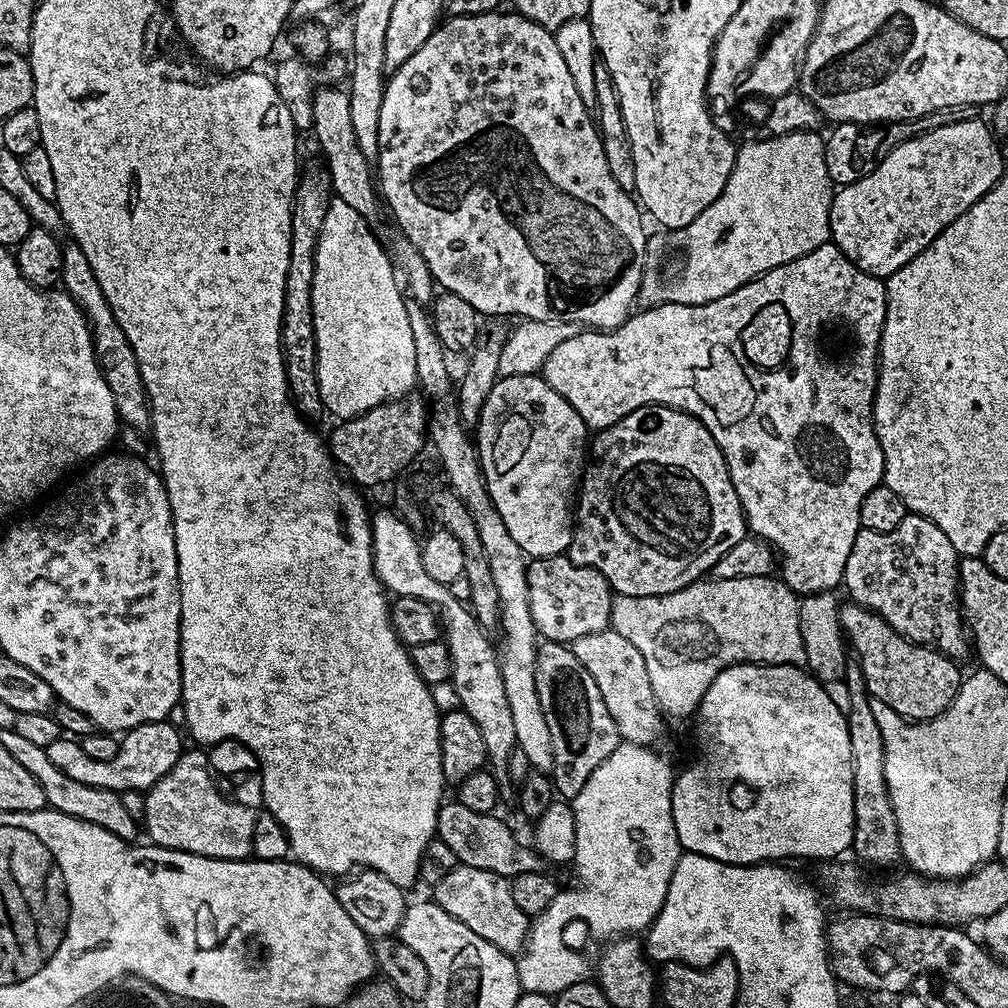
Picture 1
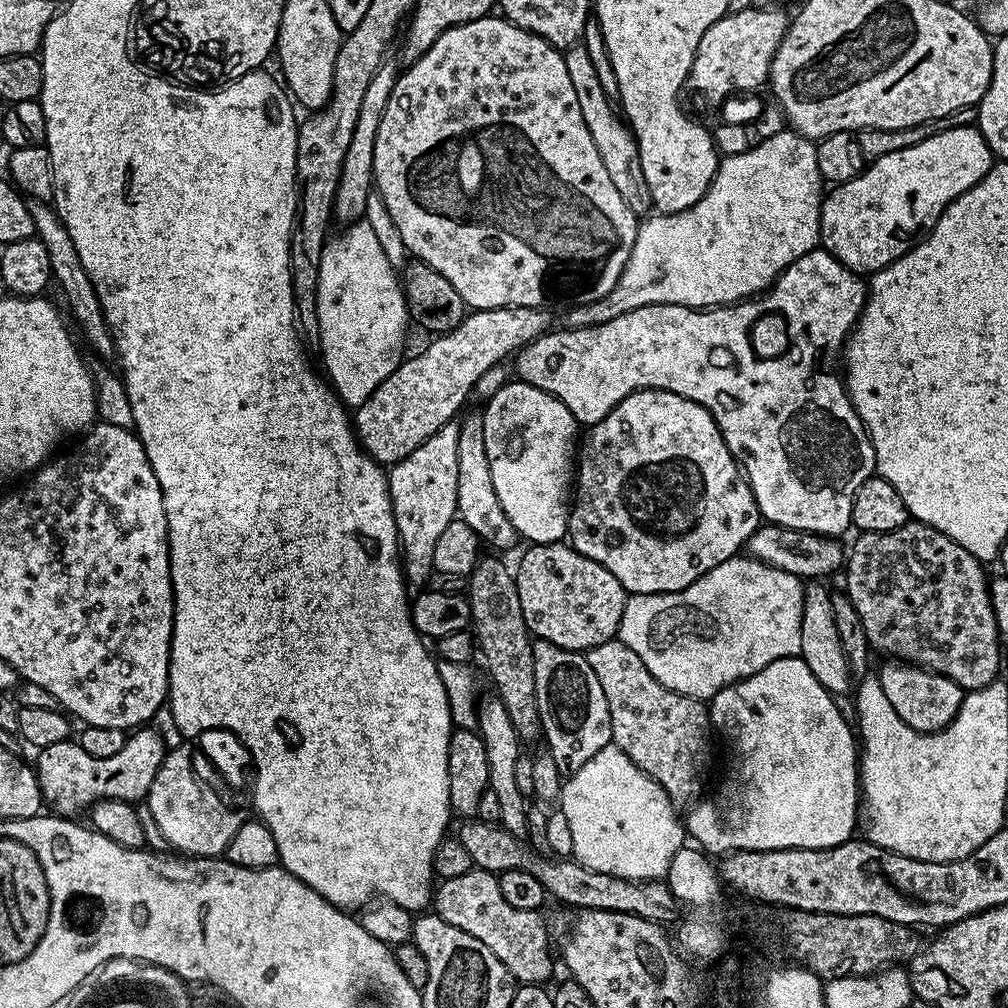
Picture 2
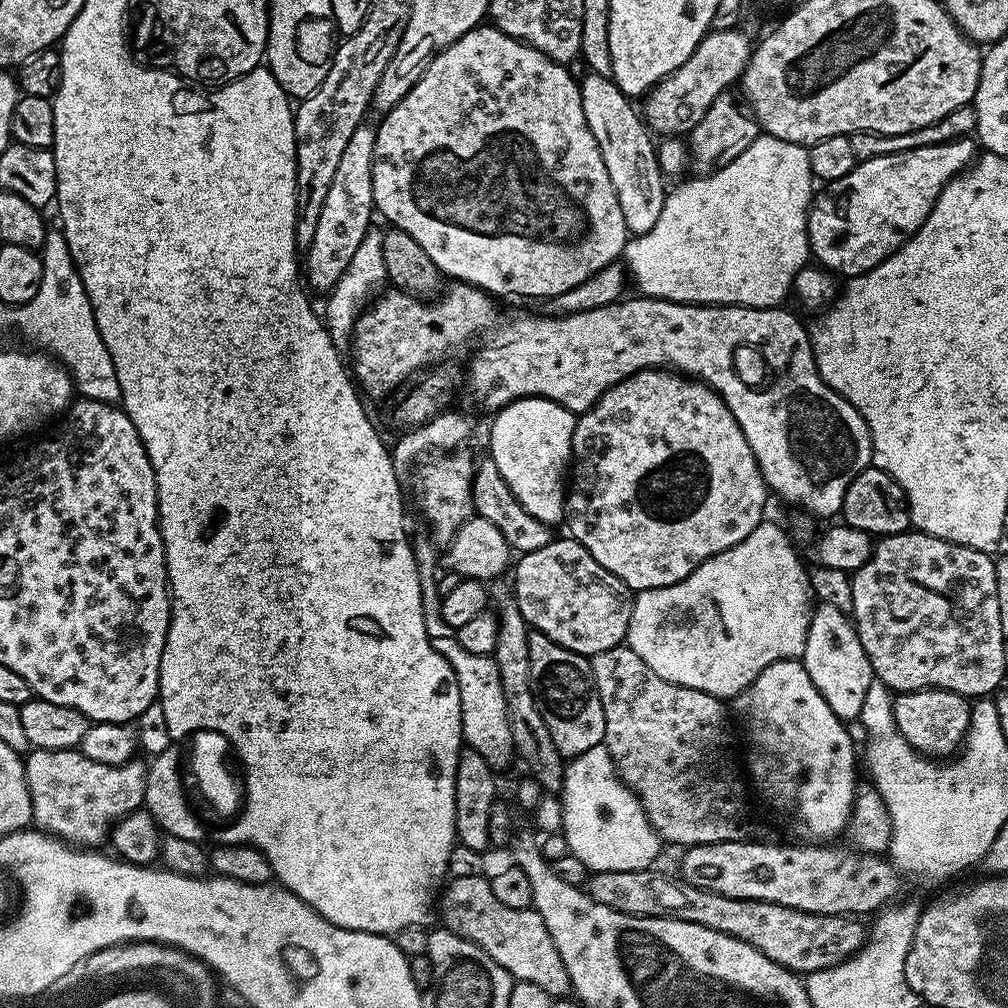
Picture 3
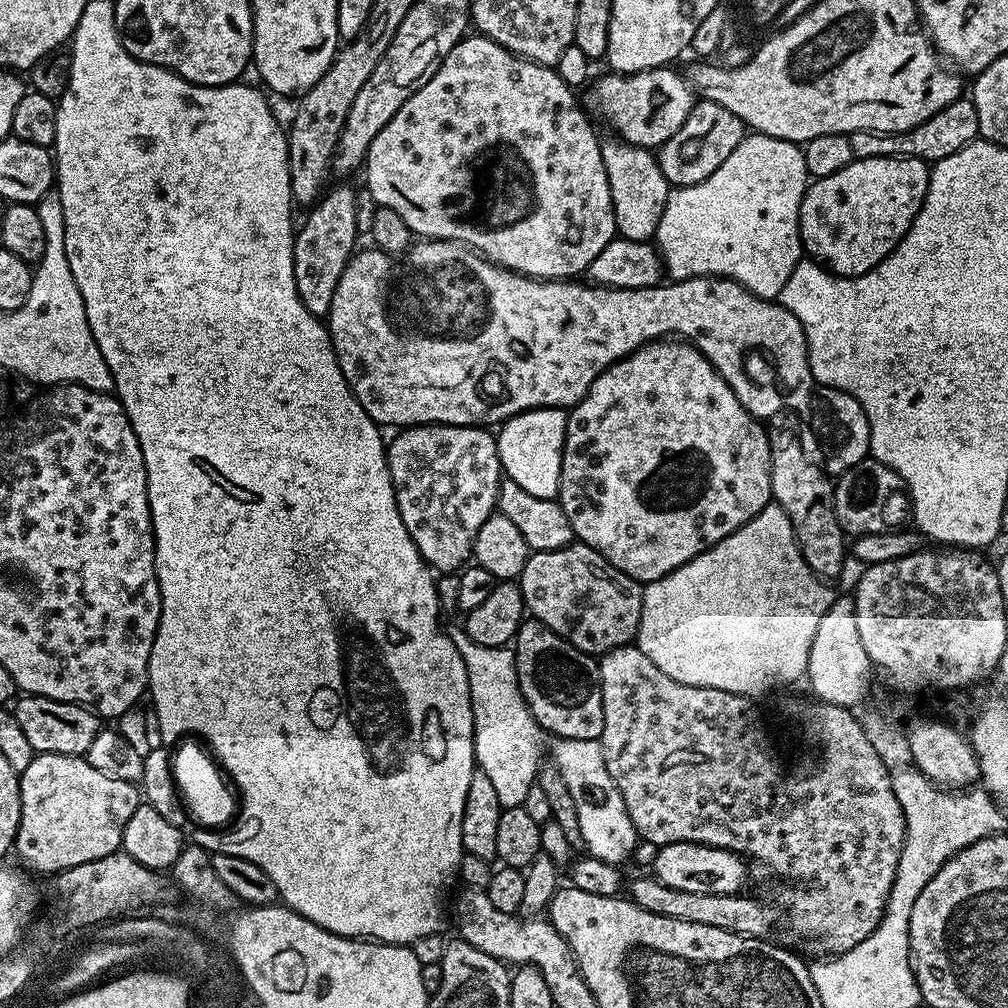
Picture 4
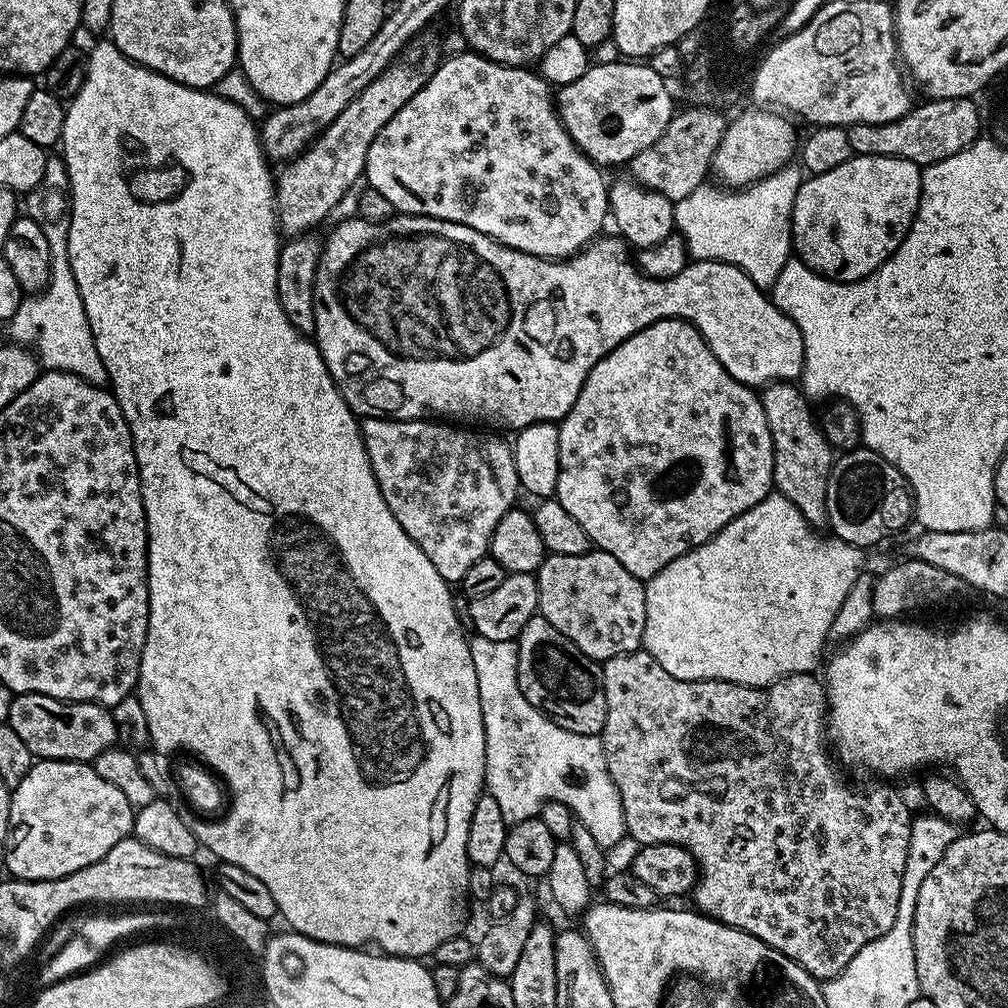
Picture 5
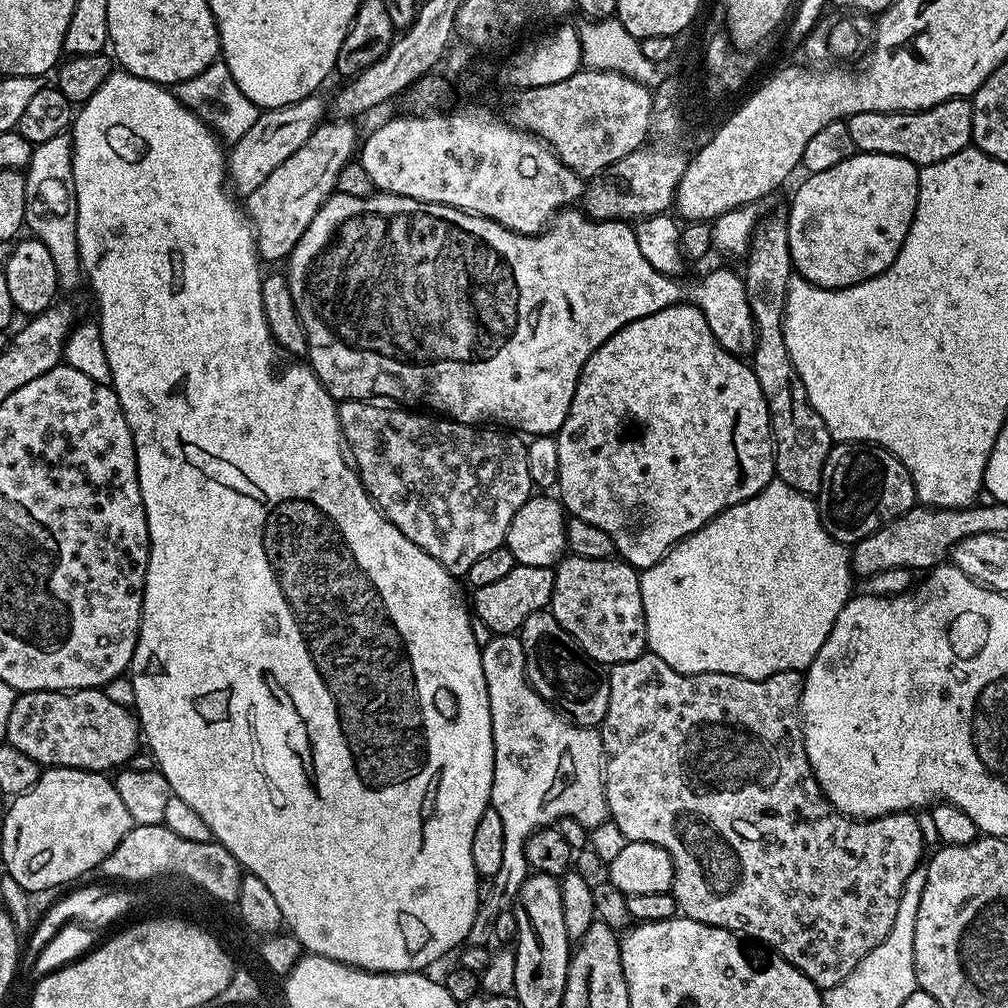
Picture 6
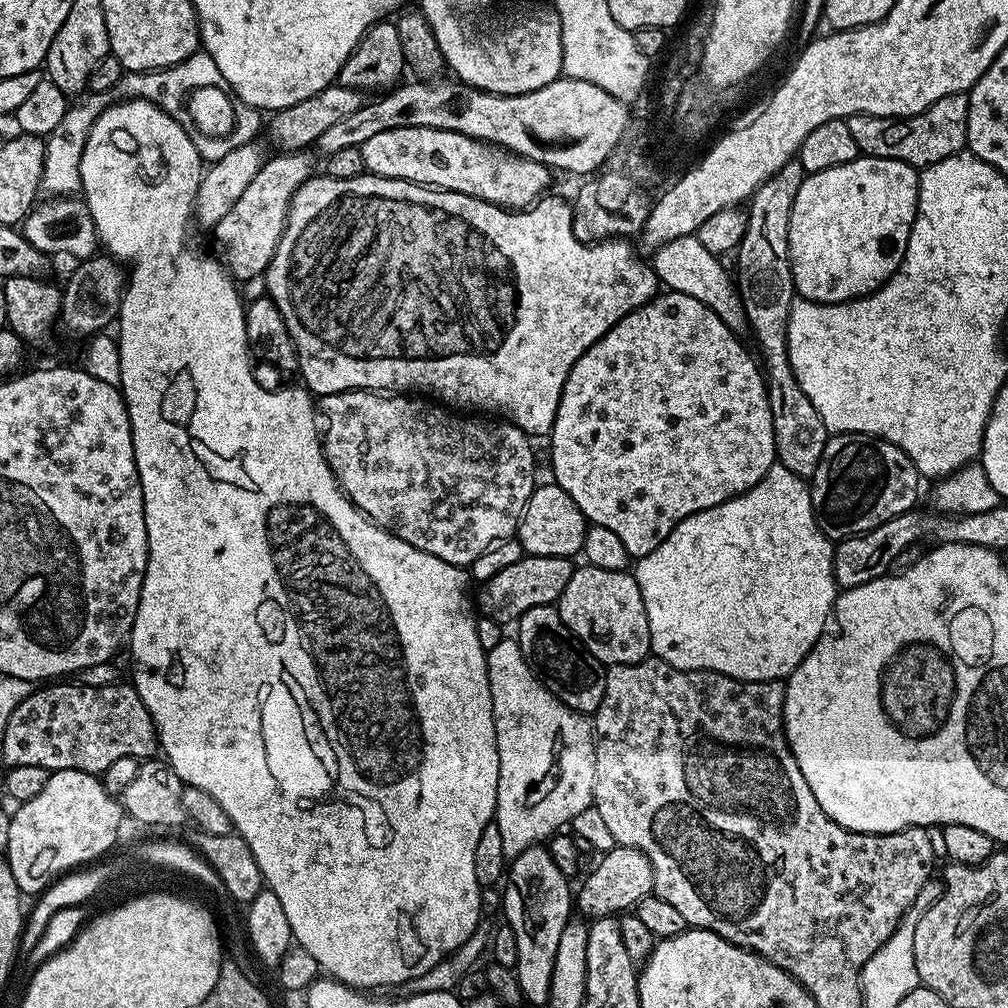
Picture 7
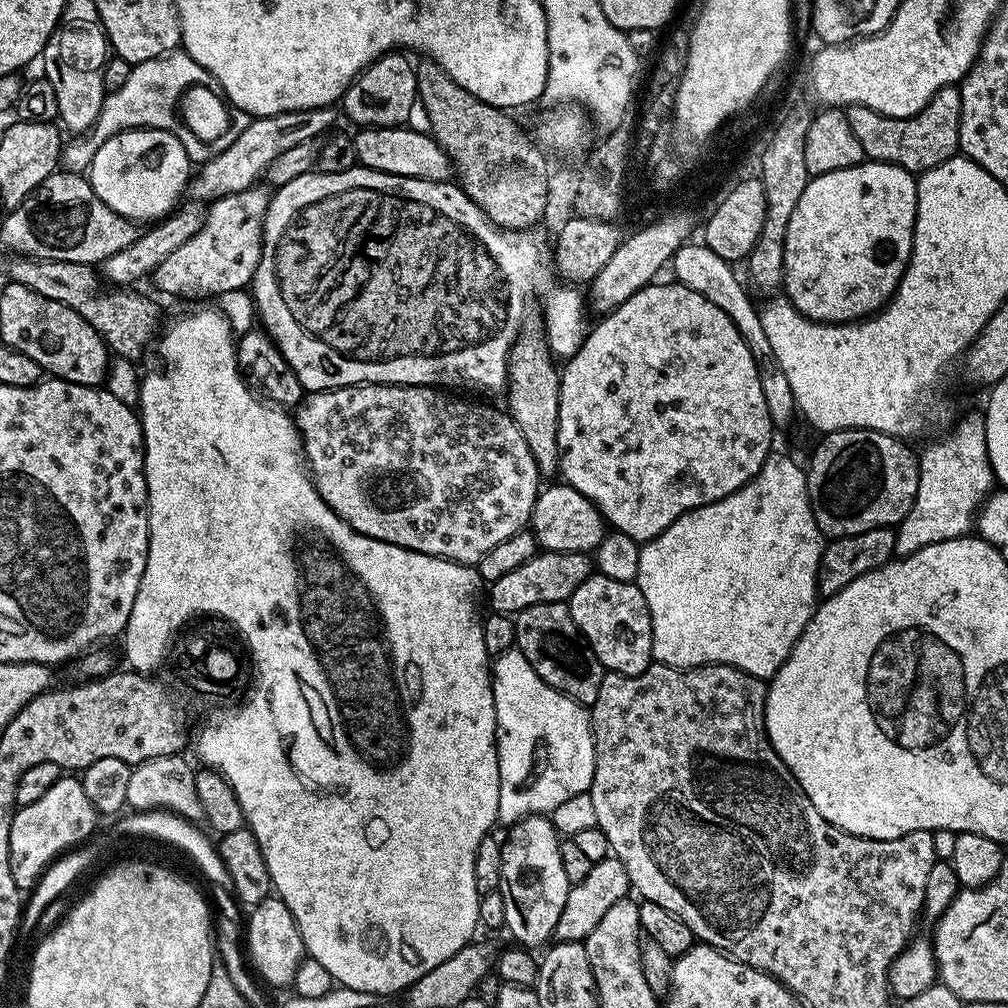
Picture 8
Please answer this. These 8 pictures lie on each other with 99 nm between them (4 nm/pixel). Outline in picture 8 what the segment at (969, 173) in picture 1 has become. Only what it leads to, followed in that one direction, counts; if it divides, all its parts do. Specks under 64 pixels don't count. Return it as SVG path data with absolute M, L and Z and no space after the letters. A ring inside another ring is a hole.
M865 162L809 179L790 226L786 226L783 295L804 316L822 324L847 324L863 320L884 307L896 293L912 258L916 225L917 177L896 164Z

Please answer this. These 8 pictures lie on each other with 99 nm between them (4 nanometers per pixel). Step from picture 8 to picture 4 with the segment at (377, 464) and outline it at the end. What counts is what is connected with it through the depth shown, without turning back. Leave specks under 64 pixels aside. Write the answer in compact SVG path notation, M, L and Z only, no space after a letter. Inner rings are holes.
M429 424L427 426L408 426L403 430L397 431L393 440L389 439L386 444L388 453L388 469L390 470L390 482L394 486L394 498L398 506L398 514L402 514L402 522L406 526L406 530L410 534L410 538L414 542L414 546L420 552L424 563L431 566L437 573L455 573L457 570L463 569L469 563L472 555L472 547L474 546L474 538L478 534L478 530L482 526L482 522L486 522L486 518L490 518L497 511L496 491L500 488L502 479L502 469L500 467L500 455L498 454L498 446L496 445L496 436L493 435L487 427L469 426L467 428L459 428L456 424Z

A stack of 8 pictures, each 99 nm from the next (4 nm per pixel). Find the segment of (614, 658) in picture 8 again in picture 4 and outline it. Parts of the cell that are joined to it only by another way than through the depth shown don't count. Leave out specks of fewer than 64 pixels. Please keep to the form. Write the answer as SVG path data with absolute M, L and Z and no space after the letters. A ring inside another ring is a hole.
M573 542L558 550L532 552L518 583L527 615L550 626L554 634L578 650L603 654L635 641L642 618L641 581L618 570L590 546Z

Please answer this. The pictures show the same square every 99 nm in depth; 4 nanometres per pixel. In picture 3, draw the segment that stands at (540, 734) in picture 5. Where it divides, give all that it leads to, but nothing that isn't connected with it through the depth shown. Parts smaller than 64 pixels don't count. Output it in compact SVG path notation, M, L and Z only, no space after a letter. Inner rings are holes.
M444 634L448 636L436 636L433 635L431 637L432 645L436 647L438 650L438 654L442 654L447 658L447 660L450 662L450 666L454 670L454 674L458 678L458 698L462 702L462 740L467 747L473 748L475 752L478 754L482 754L483 756L488 759L489 764L492 765L493 769L501 770L500 768L504 768L508 764L508 759L511 761L514 756L514 749L512 746L512 735L510 734L510 722L508 721L508 711L506 710L506 698L502 694L502 678L498 674L498 666L495 662L485 662L481 656L478 654L470 654L470 650L462 650L462 646L455 638L455 635L452 634ZM603 744L567 761L562 803L563 835L570 852L582 860L589 873L642 870L655 865L662 841L650 826L640 799L621 782L608 749Z

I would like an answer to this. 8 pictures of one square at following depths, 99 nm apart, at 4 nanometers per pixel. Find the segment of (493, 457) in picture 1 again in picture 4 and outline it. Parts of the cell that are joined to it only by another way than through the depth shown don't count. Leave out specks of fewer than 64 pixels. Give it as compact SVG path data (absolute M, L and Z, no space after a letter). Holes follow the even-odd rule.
M532 408L504 421L496 436L503 475L522 486L526 494L534 494L534 498L557 499L567 425L568 412L563 408Z

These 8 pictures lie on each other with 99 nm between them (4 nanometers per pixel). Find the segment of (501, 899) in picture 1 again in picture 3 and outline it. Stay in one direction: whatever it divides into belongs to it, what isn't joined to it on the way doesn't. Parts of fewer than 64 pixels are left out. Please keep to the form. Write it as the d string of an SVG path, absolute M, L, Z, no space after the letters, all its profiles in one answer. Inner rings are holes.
M483 875L470 878L449 879L438 900L438 916L441 916L443 927L449 932L458 934L467 940L473 940L479 948L498 966L502 966L511 974L513 981L525 980L542 990L550 997L566 996L572 992L570 974L566 974L566 962L562 962L562 954L558 954L558 946L554 946L554 938L550 938L550 930L546 930L546 922L536 913L535 908L510 909L505 903L494 898L490 879Z

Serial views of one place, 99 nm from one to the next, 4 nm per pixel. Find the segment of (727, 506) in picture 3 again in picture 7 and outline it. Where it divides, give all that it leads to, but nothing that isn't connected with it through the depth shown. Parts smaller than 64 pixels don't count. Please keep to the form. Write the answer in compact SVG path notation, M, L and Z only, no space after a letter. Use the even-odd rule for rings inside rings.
M668 290L622 317L603 338L582 354L582 358L578 358L578 362L574 362L564 383L558 414L550 433L552 472L556 475L553 477L555 483L574 500L588 522L607 526L609 530L614 530L614 534L618 534L618 538L622 538L629 557L639 558L650 554L650 550L660 545L678 522L690 514L698 514L710 506L718 506L742 495L764 477L772 464L777 463L774 426L768 405L768 389L764 386L764 373L753 353L748 353L740 345L740 340L741 337L731 332L726 322L722 322L722 318L718 318L710 306L698 302L698 298L690 298L690 294Z

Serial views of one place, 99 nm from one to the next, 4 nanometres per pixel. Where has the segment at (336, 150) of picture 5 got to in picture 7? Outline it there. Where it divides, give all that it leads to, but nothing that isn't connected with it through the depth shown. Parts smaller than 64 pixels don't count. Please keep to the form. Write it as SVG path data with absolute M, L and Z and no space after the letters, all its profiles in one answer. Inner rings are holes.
M307 151L280 152L276 157L265 159L254 182L242 190L242 198L226 213L214 229L219 259L237 281L263 277L278 250L278 242L288 221L290 202L294 194L307 180L312 179L314 169Z

